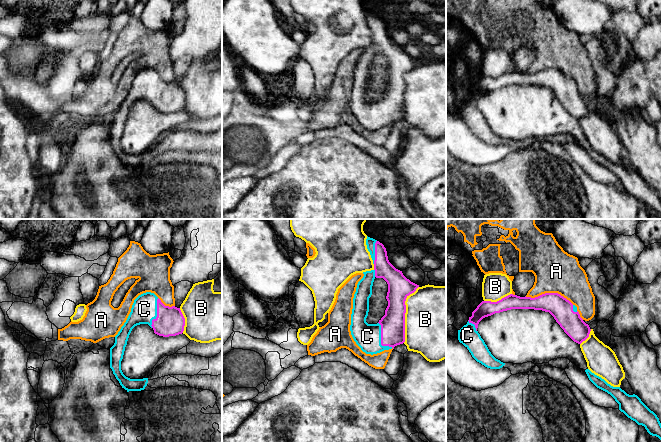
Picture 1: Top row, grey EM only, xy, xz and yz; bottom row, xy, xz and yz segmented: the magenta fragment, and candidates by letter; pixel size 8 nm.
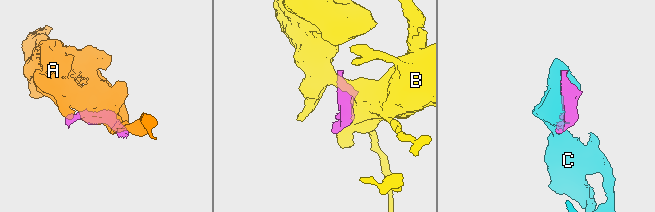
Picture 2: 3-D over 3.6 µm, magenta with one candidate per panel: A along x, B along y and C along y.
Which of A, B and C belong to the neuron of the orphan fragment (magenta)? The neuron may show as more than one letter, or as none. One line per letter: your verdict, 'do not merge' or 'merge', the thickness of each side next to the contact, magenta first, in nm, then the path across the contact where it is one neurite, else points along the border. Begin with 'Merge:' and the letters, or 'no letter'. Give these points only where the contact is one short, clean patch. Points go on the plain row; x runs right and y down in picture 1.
Merge: C
A: do not merge | 180/340 nm
B: do not merge | 190/480 nm
C: merge | 190/200 nm

